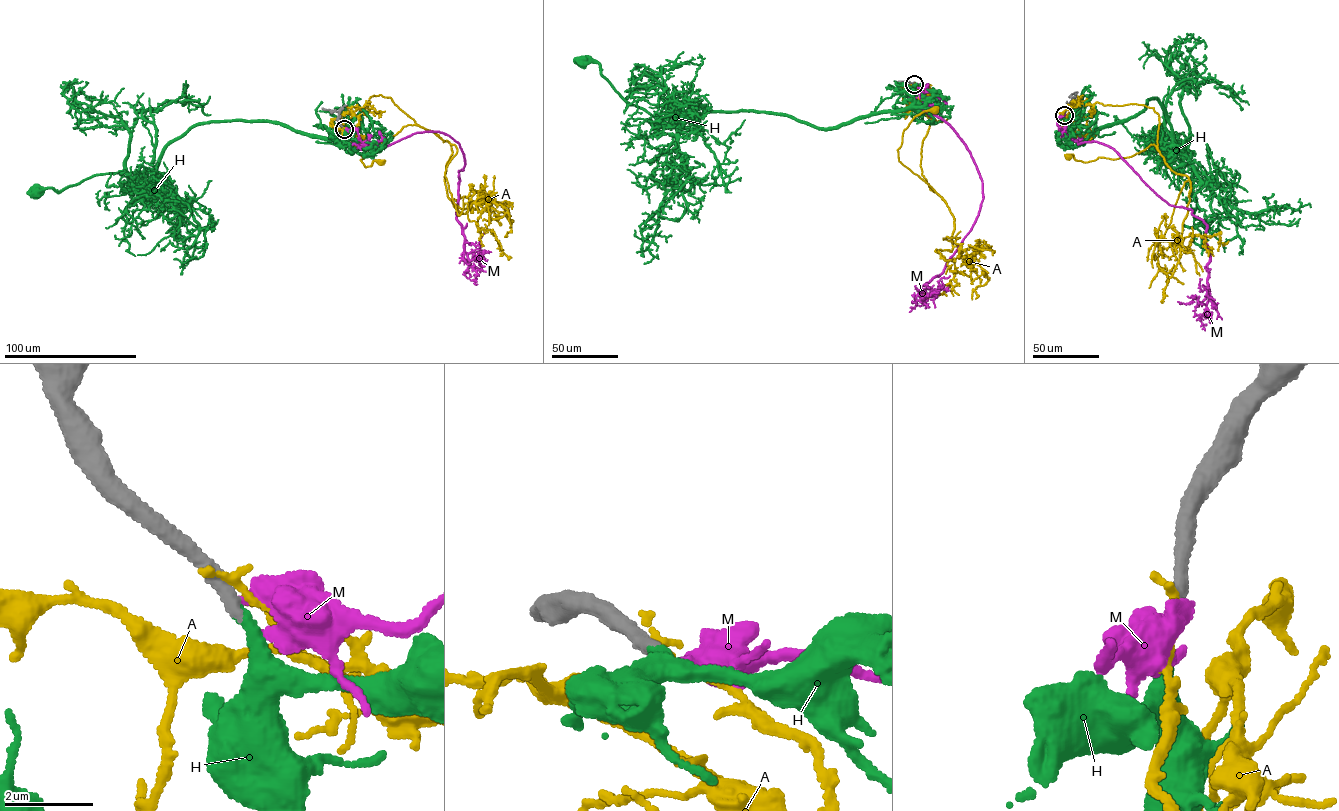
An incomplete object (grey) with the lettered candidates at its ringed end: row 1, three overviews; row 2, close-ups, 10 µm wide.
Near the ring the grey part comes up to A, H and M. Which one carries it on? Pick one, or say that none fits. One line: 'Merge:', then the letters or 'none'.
Merge: H

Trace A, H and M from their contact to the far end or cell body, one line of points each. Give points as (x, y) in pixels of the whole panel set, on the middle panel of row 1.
A: (914, 84), (901, 87), (930, 113), (922, 175), (945, 201), (898, 156), (903, 130), (933, 109)
H: (914, 84), (909, 106), (827, 128), (752, 111), (706, 113), (675, 124), (631, 105), (598, 63), (584, 62)
M: (914, 84), (927, 84), (922, 96), (928, 108), (965, 145), (982, 183), (971, 230), (920, 296), (950, 275)

